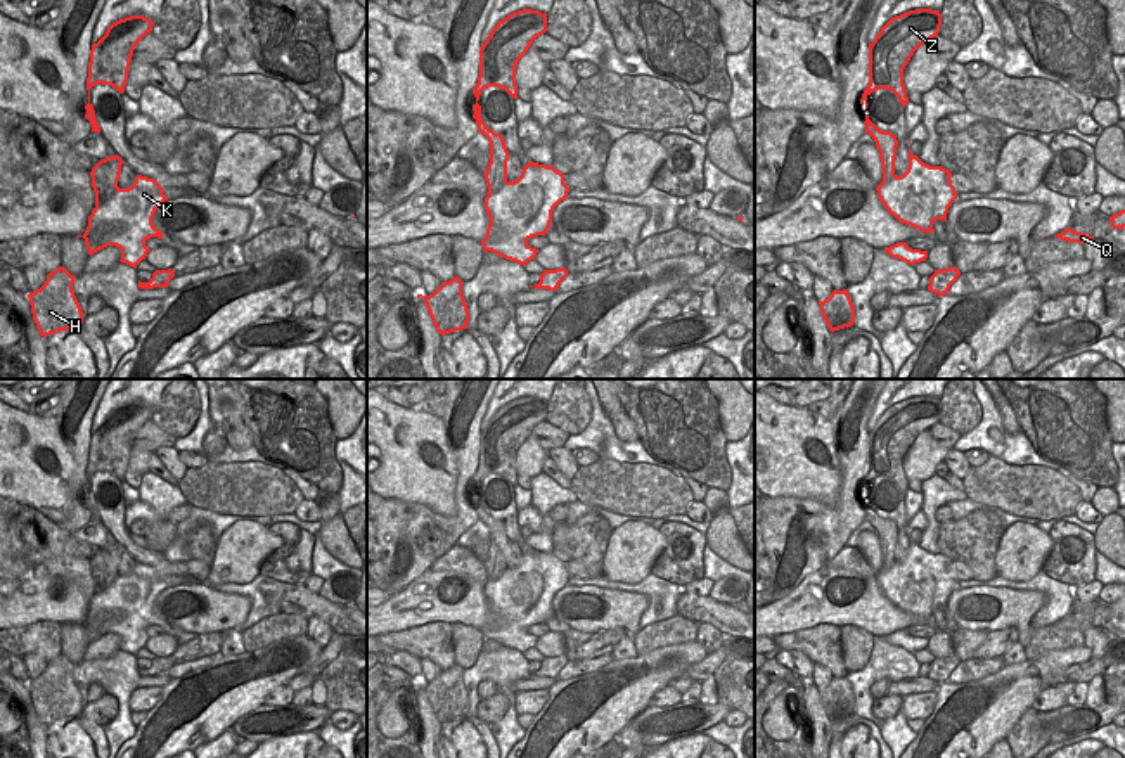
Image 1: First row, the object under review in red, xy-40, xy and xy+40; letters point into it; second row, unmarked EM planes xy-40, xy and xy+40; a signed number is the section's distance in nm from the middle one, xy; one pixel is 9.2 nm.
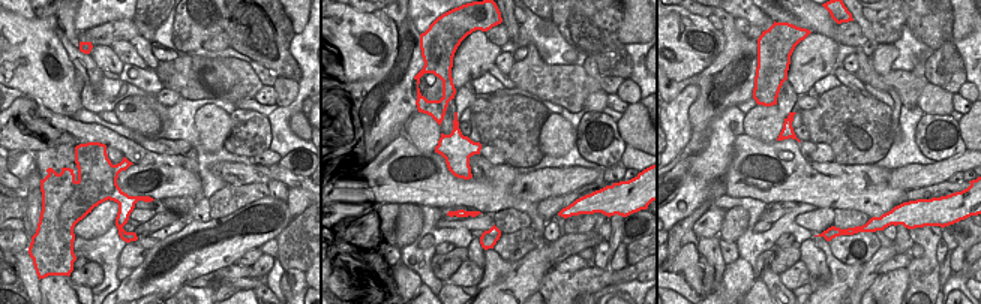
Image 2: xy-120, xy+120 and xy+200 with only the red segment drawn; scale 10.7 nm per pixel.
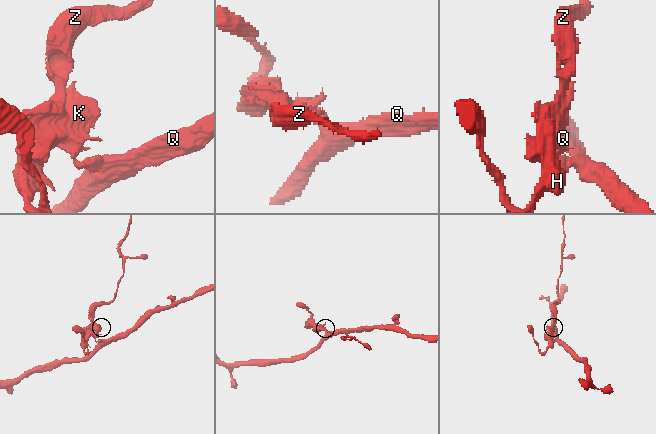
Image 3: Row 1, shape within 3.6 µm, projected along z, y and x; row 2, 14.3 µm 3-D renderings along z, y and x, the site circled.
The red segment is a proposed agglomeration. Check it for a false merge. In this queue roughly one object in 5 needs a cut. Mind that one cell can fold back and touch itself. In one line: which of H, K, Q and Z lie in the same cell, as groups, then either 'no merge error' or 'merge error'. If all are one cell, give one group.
groups H Z / K Q; merge error

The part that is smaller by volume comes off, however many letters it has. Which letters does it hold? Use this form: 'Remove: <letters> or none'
Remove: H, Z

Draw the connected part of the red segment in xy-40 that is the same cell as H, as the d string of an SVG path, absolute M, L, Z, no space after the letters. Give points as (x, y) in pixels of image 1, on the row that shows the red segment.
M59 267L47 275L40 289L28 294L33 320L43 337L81 327L83 312L73 291L74 279L64 267Z

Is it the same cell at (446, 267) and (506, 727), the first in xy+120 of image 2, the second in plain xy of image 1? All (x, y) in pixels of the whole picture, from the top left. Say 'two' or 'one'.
two

